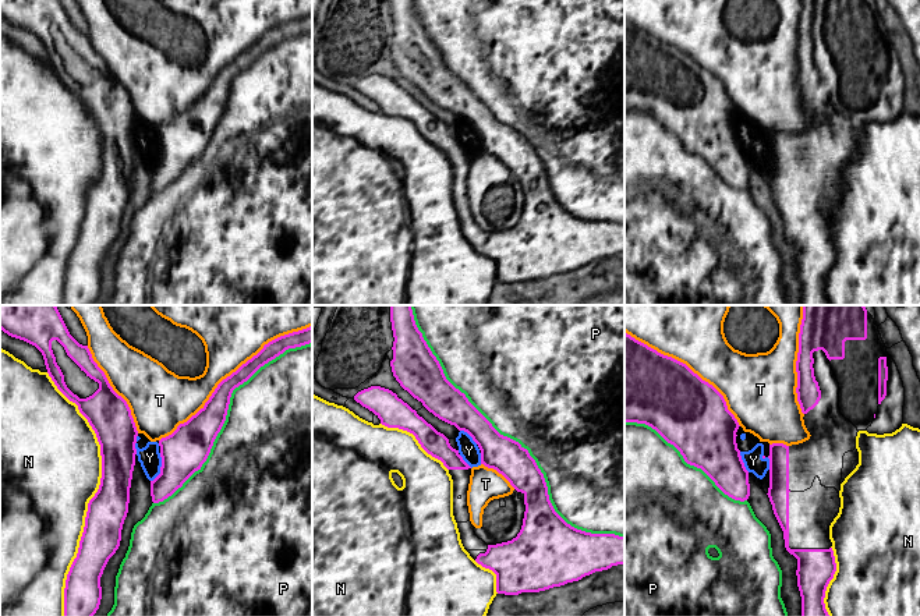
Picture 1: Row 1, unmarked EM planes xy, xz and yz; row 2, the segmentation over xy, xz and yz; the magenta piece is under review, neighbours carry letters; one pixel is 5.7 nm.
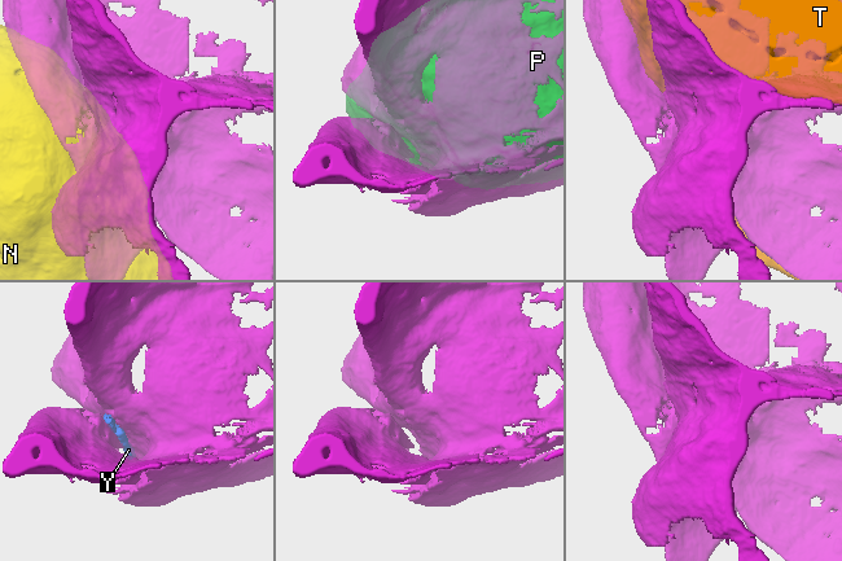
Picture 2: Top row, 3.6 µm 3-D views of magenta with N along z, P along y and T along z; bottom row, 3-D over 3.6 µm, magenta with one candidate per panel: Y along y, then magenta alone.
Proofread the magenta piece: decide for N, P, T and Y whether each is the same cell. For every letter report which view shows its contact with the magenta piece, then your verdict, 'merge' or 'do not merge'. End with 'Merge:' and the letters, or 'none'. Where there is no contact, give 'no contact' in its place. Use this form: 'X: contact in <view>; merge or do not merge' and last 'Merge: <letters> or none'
N: contact in xy; do not merge
P: contact in xz; do not merge
T: contact in xy; do not merge
Y: contact in xy; do not merge
Merge: none

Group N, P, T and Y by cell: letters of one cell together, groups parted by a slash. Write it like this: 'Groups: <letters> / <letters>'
Groups: N / P / T / Y

